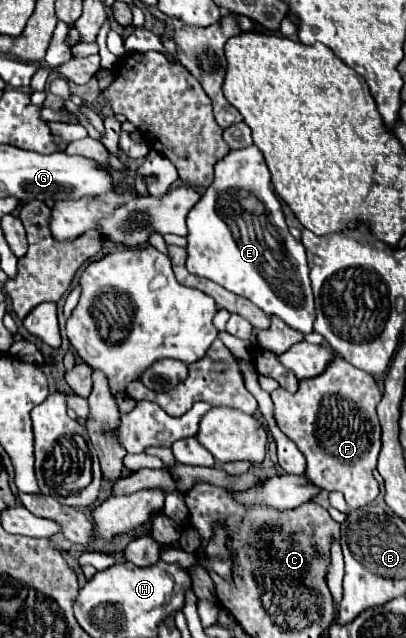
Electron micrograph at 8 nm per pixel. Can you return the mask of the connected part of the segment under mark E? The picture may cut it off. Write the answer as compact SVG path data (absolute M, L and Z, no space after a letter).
M256 145L248 149L232 149L224 159L214 165L214 181L186 217L188 223L188 261L186 267L192 275L206 277L234 295L242 295L258 305L266 315L280 317L286 325L300 333L312 333L316 321L314 295L308 279L306 251L296 241L284 221L282 205L272 189L270 173L262 151Z

